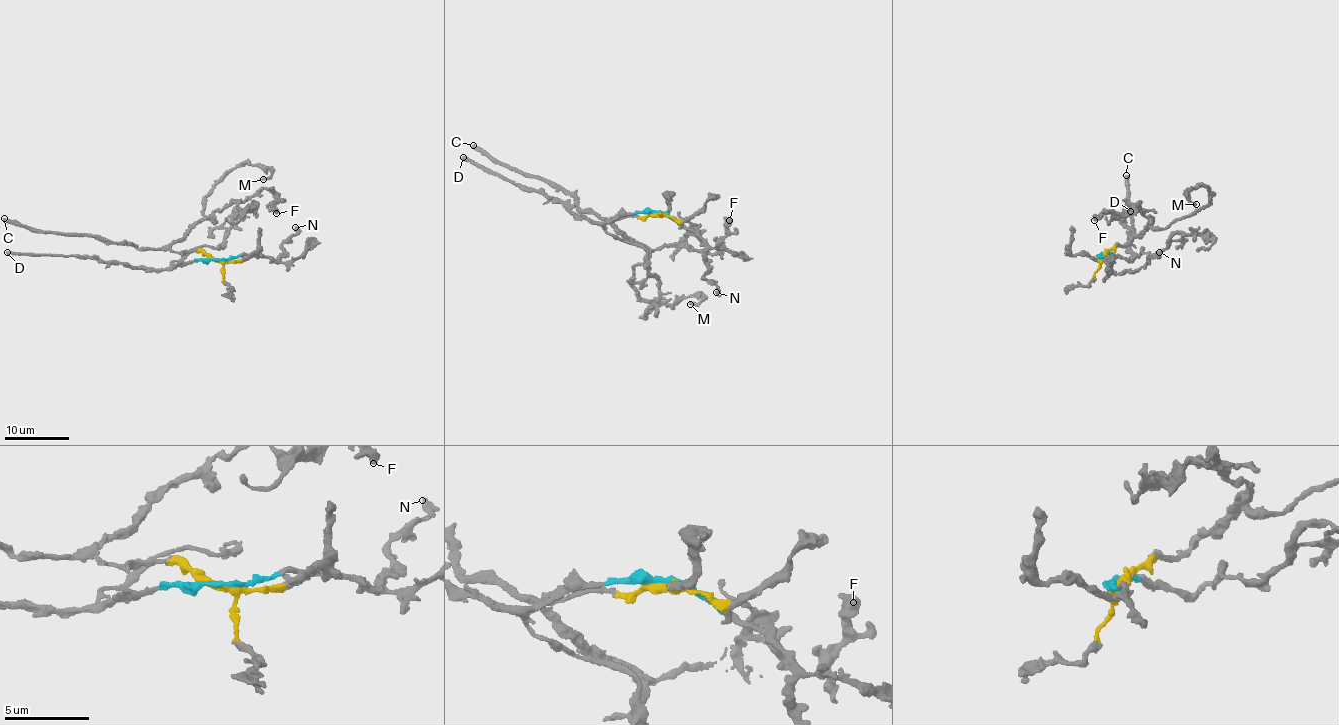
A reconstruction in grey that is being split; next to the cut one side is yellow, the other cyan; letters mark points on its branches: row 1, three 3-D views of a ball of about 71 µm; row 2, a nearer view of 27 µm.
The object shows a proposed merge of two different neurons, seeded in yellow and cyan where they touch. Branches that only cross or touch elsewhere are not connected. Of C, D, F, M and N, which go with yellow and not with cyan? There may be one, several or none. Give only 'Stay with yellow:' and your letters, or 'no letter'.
Stay with yellow: C, F, M

